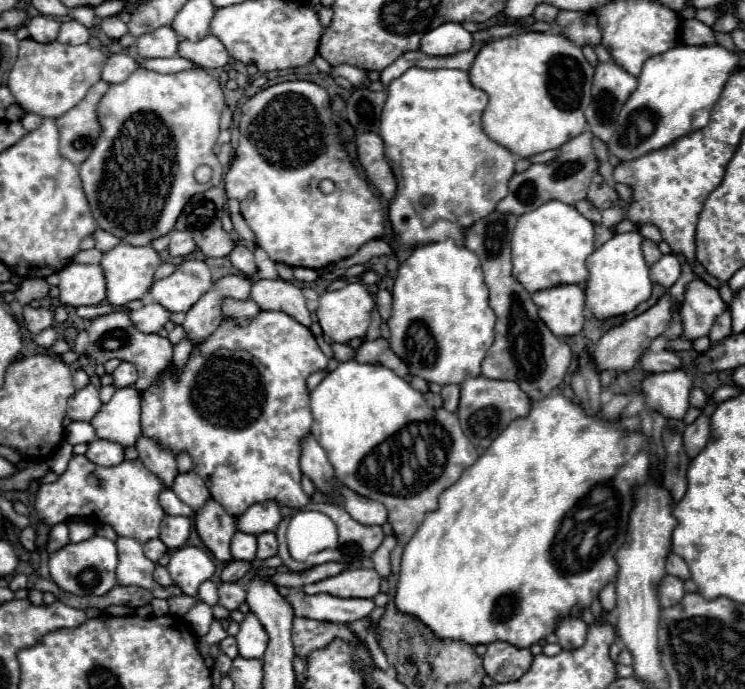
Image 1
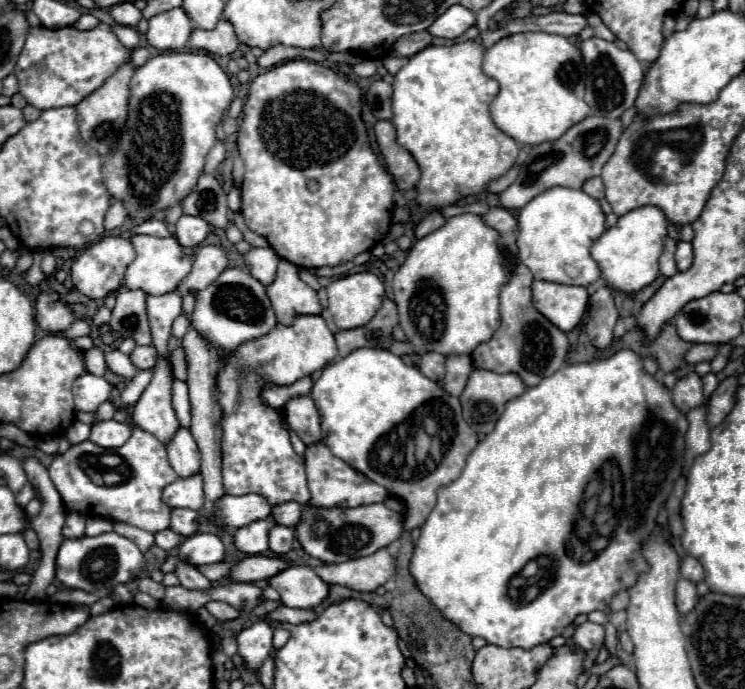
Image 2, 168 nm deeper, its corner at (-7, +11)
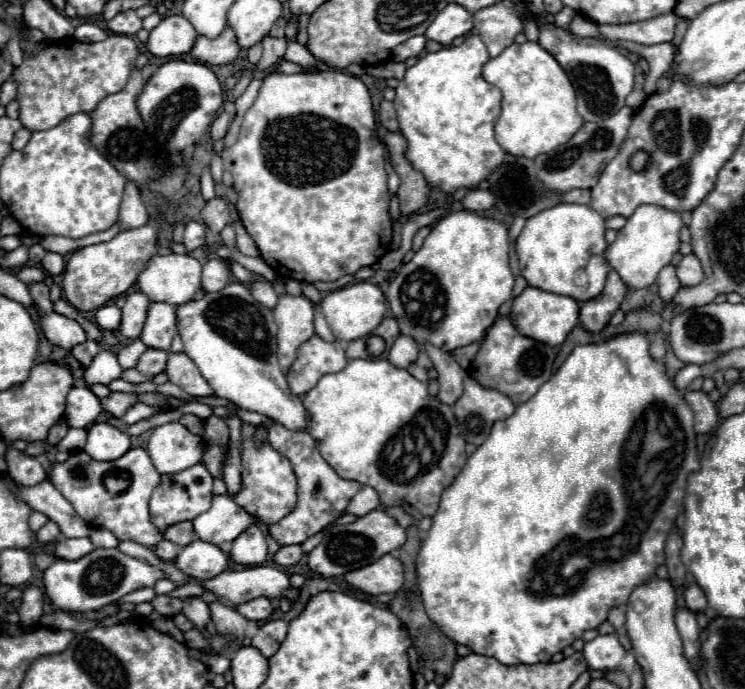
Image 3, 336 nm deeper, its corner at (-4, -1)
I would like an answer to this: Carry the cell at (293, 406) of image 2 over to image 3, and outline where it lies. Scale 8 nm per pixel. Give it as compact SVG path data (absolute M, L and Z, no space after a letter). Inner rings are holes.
M243 282L227 284L219 292L203 294L203 298L179 306L177 330L183 338L185 354L197 364L219 398L239 408L265 414L289 430L307 428L307 410L301 398L291 394L277 362L277 326L273 312L259 304Z

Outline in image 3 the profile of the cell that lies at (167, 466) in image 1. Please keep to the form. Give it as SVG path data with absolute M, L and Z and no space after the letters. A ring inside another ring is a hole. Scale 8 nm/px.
M133 292L125 298L125 304L121 308L121 326L119 326L119 334L123 338L137 340L141 336L143 322L147 318L147 308L149 300L141 292Z

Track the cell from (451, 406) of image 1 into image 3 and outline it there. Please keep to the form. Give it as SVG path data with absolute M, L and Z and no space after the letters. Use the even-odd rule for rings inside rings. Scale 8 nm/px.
M425 348L425 352L429 354L435 370L439 372L439 394L437 398L443 402L443 404L449 404L453 406L461 392L463 392L463 380L467 376L467 372L453 360L453 356L445 350L439 350L439 348Z

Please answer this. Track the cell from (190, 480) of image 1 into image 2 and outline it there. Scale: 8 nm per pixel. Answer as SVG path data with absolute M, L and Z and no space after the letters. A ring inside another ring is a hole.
M180 426L172 440L166 444L168 462L174 468L174 472L182 478L188 478L196 472L200 472L200 452L198 446L190 434L190 428Z

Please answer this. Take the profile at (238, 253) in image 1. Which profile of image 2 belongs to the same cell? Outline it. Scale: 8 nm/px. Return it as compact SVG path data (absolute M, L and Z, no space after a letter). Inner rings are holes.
M252 248L246 256L244 262L250 270L250 274L260 280L264 286L272 284L274 276L276 276L276 266L280 262L280 258L276 256L276 252L272 248Z

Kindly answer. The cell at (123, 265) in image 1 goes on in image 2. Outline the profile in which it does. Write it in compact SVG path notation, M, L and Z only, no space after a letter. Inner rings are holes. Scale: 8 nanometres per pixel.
M136 236L132 238L132 244L136 248L136 258L134 262L128 266L126 270L126 278L124 284L132 290L140 288L146 294L166 294L176 290L176 286L180 284L180 280L184 276L188 276L188 272L192 270L192 256L184 254L184 248L178 244L176 238L156 238L156 236Z

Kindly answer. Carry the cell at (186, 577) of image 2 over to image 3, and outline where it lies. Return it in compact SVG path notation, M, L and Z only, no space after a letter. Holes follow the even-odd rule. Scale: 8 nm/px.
M185 598L183 600L183 614L201 630L211 620L209 604L203 598Z

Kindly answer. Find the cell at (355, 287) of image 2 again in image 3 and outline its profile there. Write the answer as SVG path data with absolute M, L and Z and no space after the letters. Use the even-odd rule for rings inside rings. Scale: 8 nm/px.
M355 282L345 288L339 288L335 292L329 292L321 302L321 312L323 312L325 320L329 322L335 338L351 342L351 340L369 336L381 324L381 320L387 312L387 304L385 304L385 296L379 290L379 286L375 286L371 282Z

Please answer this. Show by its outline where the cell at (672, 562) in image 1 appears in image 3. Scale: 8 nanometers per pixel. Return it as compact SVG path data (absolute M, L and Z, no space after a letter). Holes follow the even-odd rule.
M693 582L689 586L685 586L685 592L683 592L683 598L685 598L685 604L691 612L699 612L699 610L707 610L707 598L703 594L703 590Z

